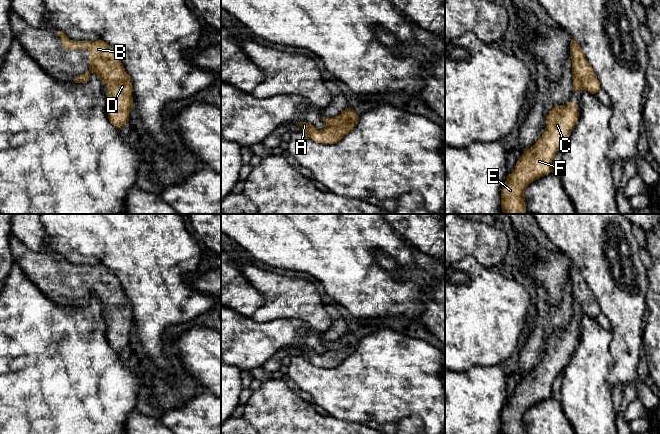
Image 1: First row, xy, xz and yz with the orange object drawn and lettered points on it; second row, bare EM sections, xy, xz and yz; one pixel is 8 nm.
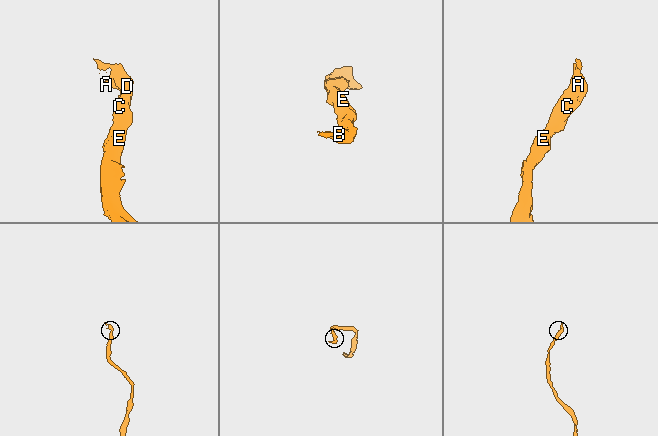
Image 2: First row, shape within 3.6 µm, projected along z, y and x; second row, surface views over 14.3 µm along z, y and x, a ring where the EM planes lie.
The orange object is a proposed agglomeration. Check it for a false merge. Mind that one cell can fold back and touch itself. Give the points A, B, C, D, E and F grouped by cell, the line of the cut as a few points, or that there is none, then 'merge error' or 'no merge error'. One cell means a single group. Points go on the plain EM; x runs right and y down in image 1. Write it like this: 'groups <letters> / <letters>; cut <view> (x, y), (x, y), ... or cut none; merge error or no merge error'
groups A B C D E F; cut none; no merge error

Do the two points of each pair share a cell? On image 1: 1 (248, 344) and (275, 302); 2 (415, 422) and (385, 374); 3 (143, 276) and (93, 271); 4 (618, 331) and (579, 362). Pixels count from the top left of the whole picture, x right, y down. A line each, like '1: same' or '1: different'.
1: different
2: different
3: different
4: different

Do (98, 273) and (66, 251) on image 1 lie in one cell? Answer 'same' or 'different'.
different

